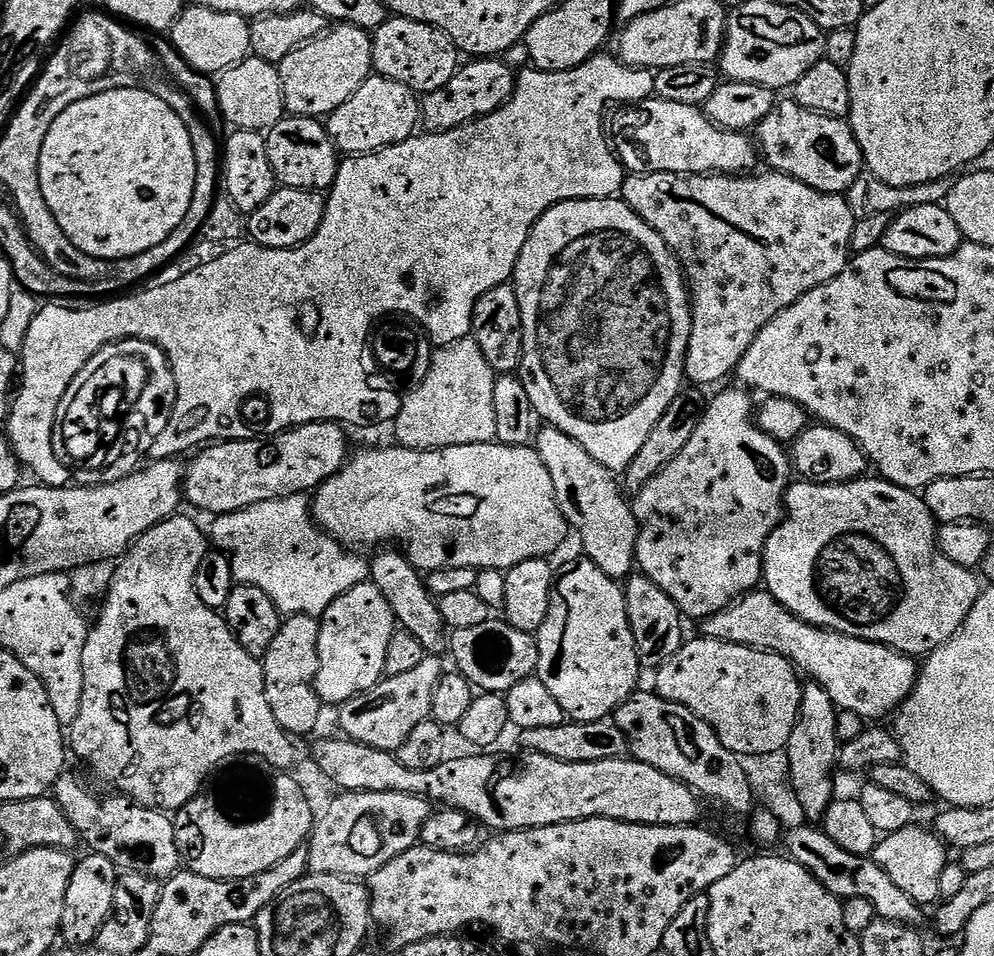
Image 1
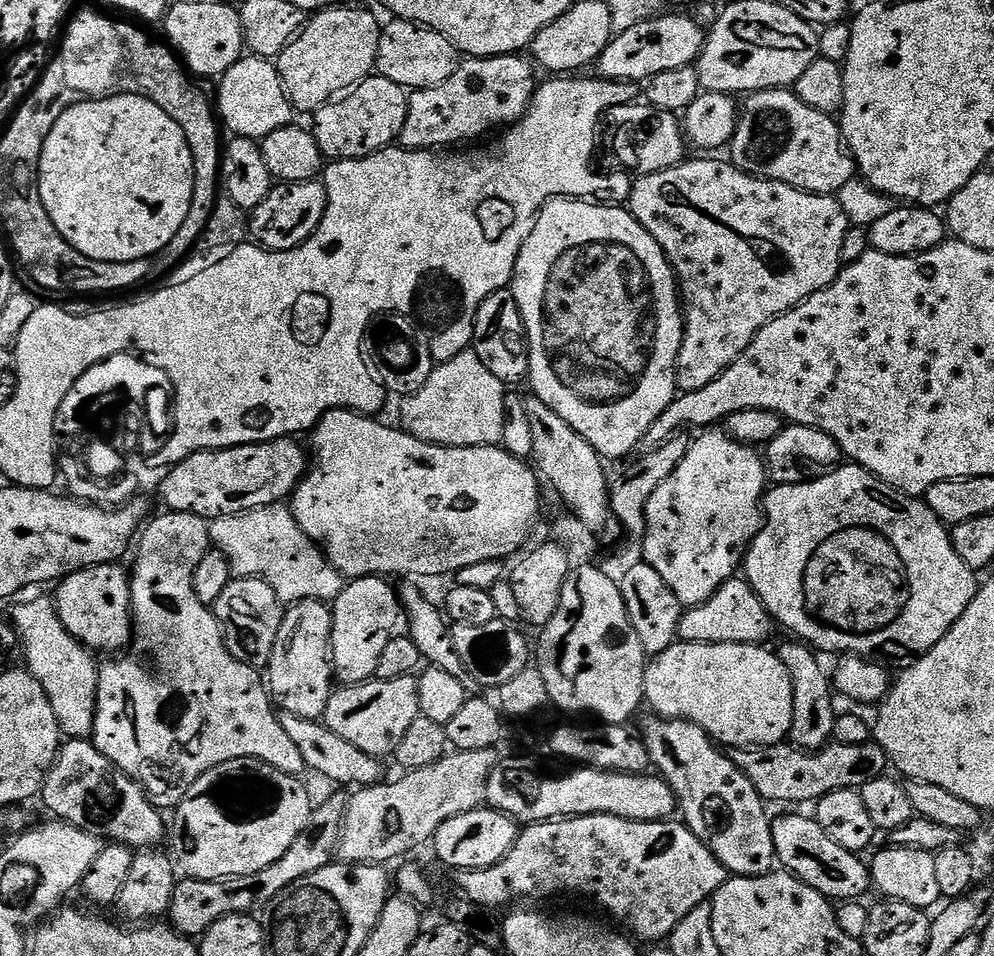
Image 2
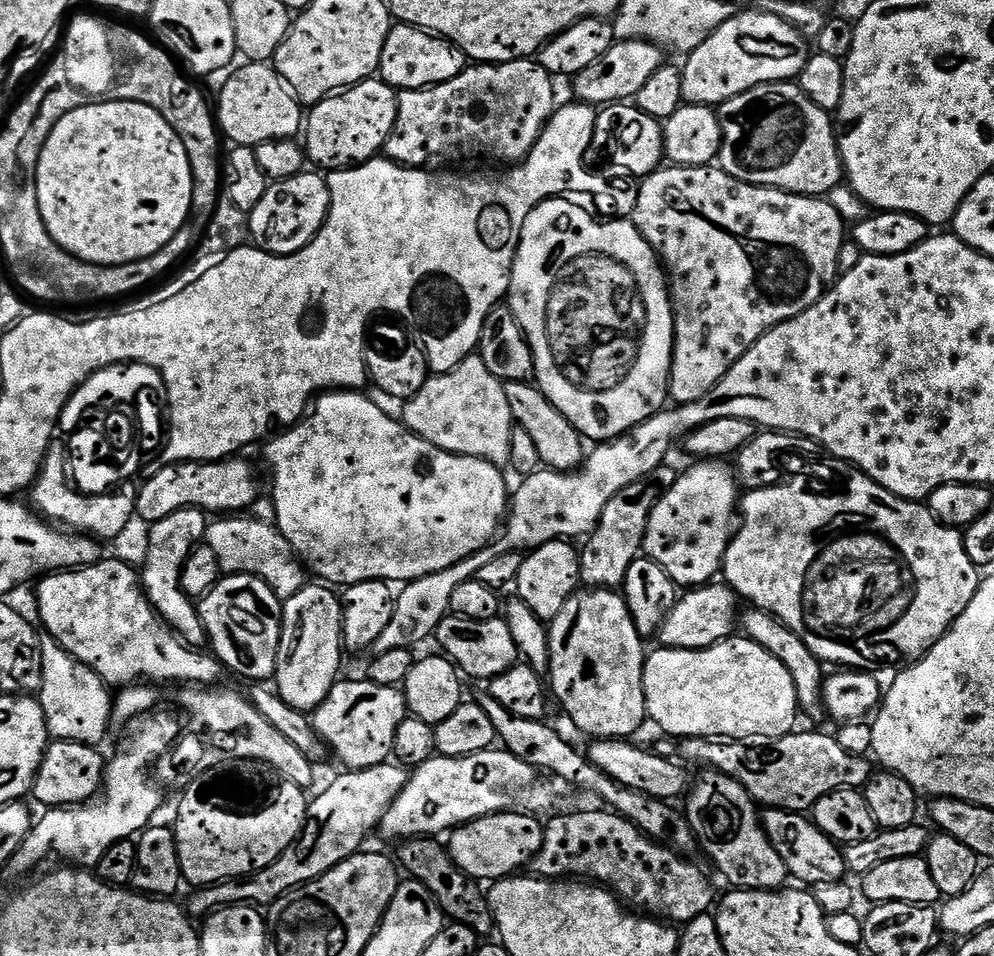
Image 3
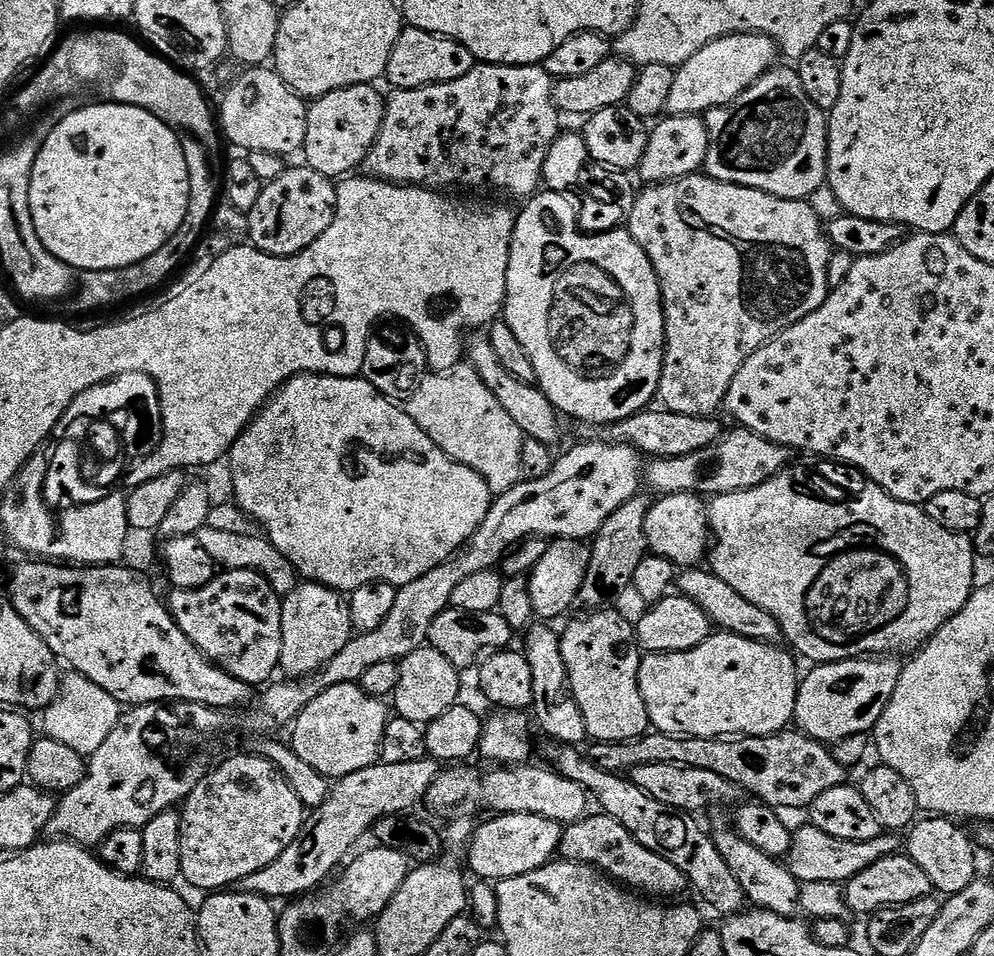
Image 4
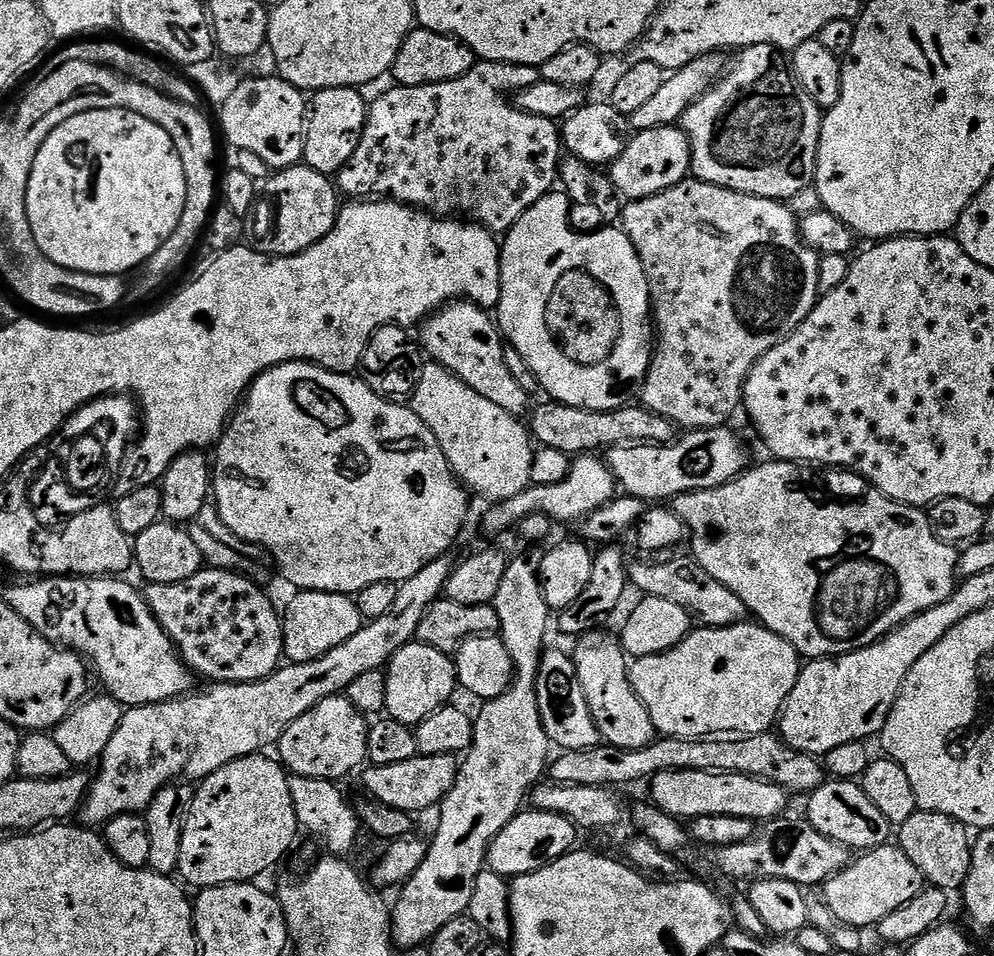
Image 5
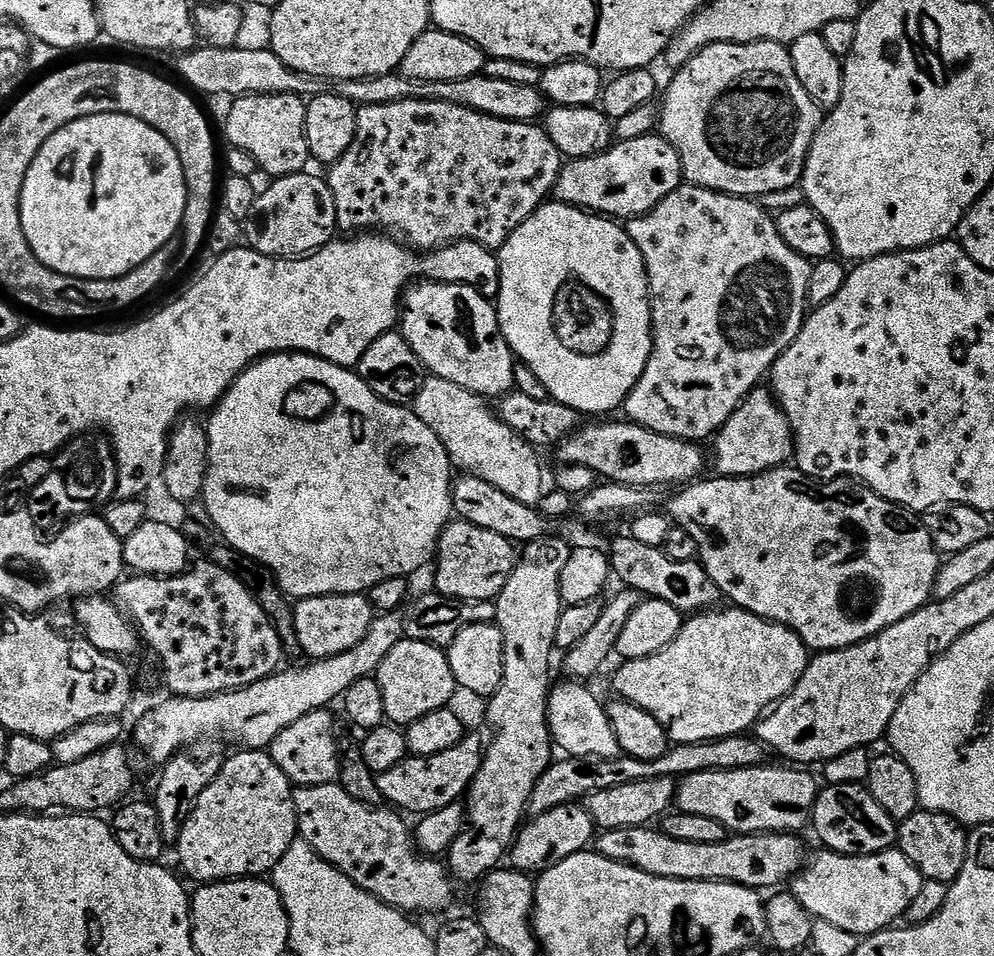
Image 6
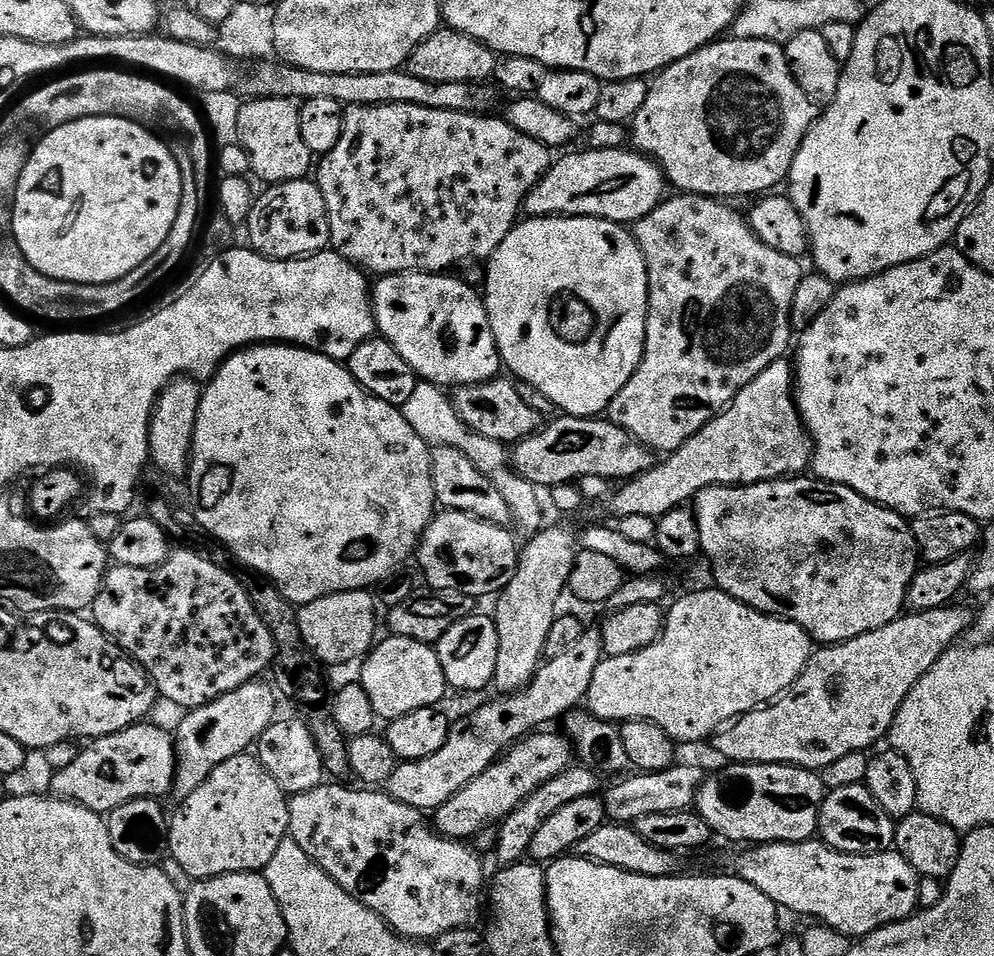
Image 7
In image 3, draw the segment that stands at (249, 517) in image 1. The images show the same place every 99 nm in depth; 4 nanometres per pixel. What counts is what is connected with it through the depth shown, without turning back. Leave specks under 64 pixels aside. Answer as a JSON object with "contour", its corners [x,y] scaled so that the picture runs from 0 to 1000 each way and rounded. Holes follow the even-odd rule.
{"contour":[[[217,542],[210,547],[207,567],[219,579],[222,595],[229,600],[263,603],[282,629],[296,626],[308,610],[307,591],[277,547],[245,542]]]}

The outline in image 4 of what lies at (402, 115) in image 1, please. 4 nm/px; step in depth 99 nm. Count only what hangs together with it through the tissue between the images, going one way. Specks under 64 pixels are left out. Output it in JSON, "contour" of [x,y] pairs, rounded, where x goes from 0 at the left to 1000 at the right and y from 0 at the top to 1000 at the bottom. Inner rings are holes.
{"contour":[[[373,88],[348,90],[313,106],[308,128],[308,149],[304,156],[305,171],[309,175],[331,186],[346,186],[365,173],[386,127],[388,105],[385,99],[382,101],[380,93]]]}

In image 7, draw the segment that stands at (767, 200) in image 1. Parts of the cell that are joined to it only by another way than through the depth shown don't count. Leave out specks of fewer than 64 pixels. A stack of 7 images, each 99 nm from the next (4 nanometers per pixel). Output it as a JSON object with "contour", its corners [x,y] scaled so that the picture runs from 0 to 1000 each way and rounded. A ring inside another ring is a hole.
{"contour":[[[676,204],[665,209],[657,222],[650,224],[638,235],[638,246],[650,270],[650,282],[652,283],[652,336],[650,337],[648,373],[642,387],[634,395],[634,400],[630,400],[630,404],[626,404],[626,408],[618,415],[616,424],[611,430],[616,442],[633,452],[638,459],[649,464],[660,475],[681,473],[691,460],[698,458],[698,454],[702,454],[702,450],[706,450],[706,446],[710,446],[719,435],[723,435],[752,402],[759,400],[759,395],[763,395],[763,391],[767,391],[767,387],[771,387],[790,371],[789,367],[792,366],[793,359],[796,356],[798,359],[799,356],[795,320],[799,316],[799,303],[803,303],[803,295],[807,288],[806,273],[802,269],[792,268],[783,262],[775,262],[775,257],[771,257],[771,253],[767,253],[761,248],[752,229],[745,223],[743,226],[732,214],[735,212],[715,205]]]}

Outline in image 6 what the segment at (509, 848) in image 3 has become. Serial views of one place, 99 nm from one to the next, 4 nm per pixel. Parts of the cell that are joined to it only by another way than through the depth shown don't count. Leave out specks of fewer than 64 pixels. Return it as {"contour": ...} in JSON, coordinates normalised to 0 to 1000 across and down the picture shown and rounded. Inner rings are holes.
{"contour":[[[582,840],[562,841],[560,845],[549,851],[535,854],[520,870],[513,888],[514,907],[521,912],[545,913],[568,900],[570,895],[589,890],[597,882],[601,870],[602,867],[596,861],[594,851]]]}

